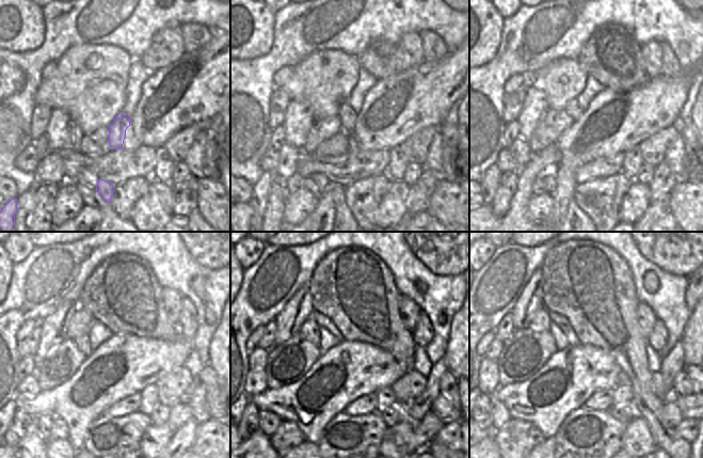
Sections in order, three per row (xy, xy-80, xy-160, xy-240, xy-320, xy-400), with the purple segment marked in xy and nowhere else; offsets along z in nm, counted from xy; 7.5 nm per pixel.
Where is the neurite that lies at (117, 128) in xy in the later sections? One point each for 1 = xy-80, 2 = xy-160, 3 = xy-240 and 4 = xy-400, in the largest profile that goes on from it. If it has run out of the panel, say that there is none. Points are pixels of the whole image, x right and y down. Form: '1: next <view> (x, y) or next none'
1: next xy-80 (341, 142)
2: next xy-160 (545, 161)
3: next xy-240 (33, 448)
4: next xy-400 (491, 448)

